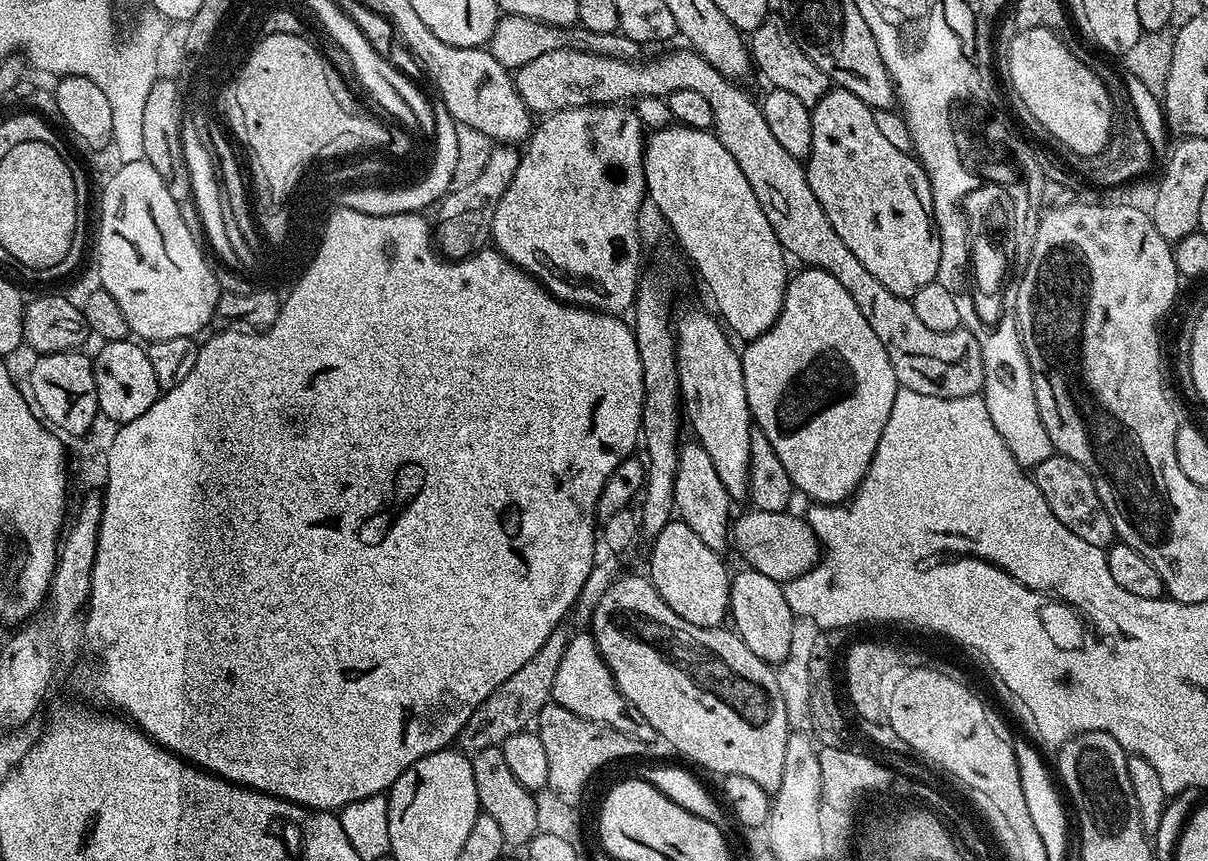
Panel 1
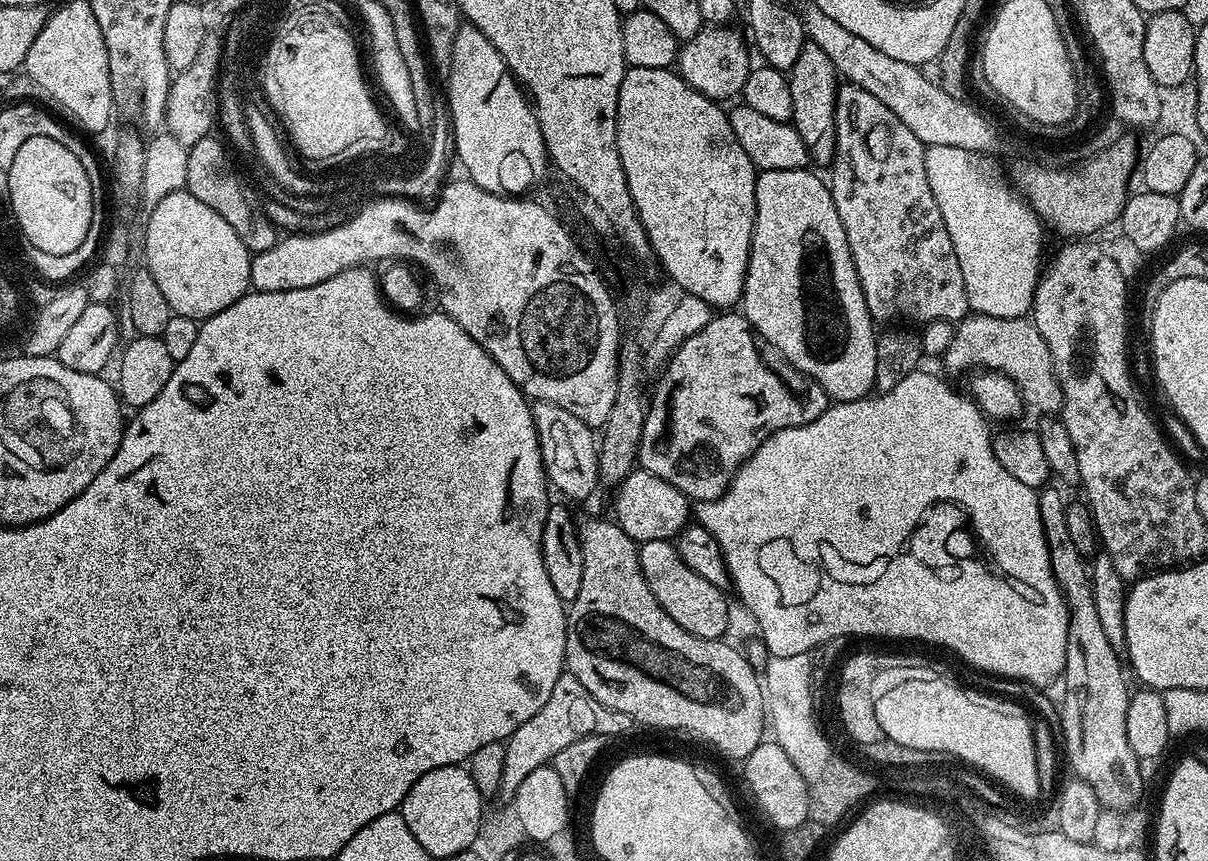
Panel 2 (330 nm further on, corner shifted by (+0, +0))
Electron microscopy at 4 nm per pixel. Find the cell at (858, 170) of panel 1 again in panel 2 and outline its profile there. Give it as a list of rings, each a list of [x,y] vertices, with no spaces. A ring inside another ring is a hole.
[[[804,43],[798,62],[789,68],[787,73],[790,82],[790,98],[794,102],[794,114],[790,123],[802,134],[806,142],[808,155],[824,166],[831,165],[832,156],[836,153],[836,90],[838,75],[830,57],[821,47]]]

